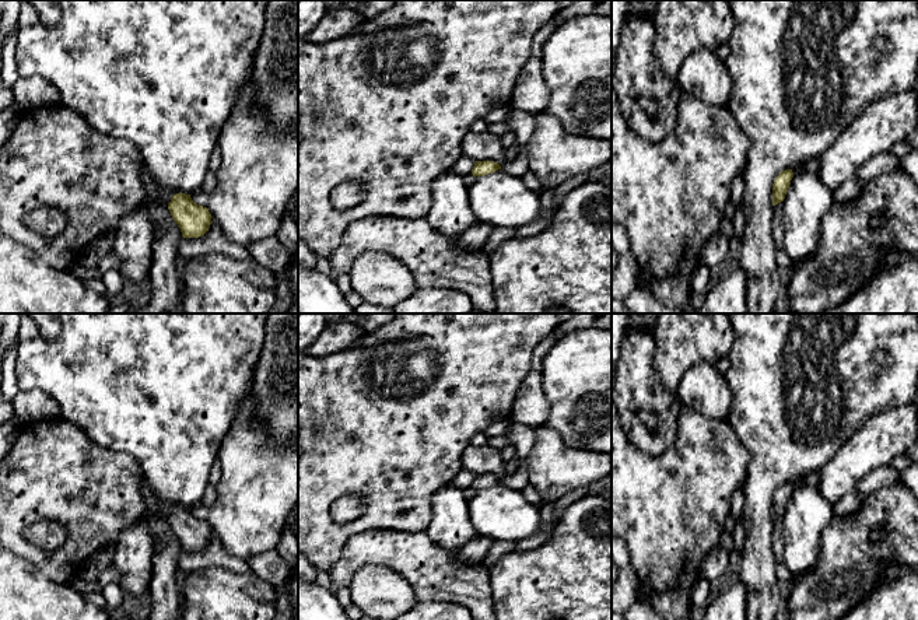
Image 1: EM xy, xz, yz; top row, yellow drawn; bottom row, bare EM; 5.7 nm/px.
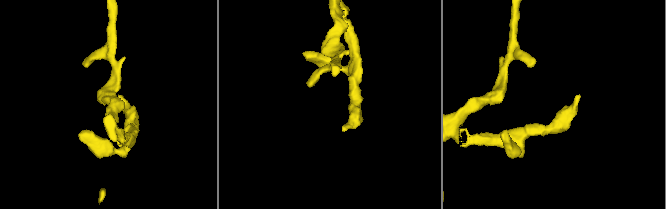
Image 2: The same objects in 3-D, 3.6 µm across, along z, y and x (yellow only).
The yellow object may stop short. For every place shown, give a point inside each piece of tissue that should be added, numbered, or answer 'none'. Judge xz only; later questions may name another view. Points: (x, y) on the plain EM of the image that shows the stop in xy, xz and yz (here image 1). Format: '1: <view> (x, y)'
1: xz (463, 479)

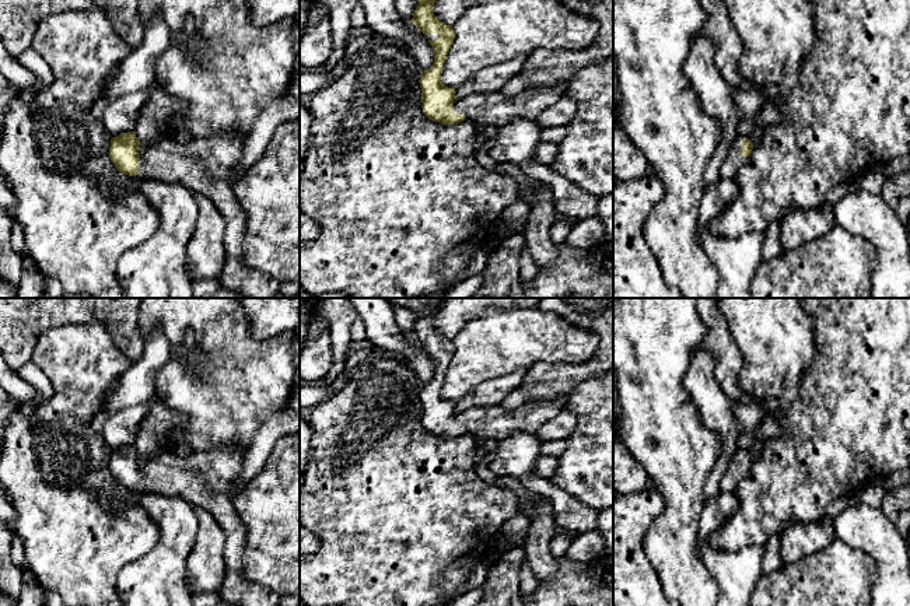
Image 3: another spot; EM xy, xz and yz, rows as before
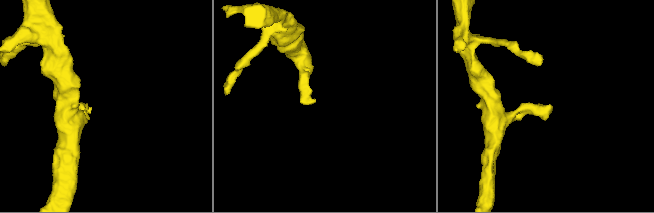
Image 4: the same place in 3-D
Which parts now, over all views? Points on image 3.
1: xy (206, 479)

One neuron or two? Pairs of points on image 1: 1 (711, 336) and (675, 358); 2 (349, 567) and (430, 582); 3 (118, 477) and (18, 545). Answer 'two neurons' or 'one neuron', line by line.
1: one neuron
2: one neuron
3: one neuron

